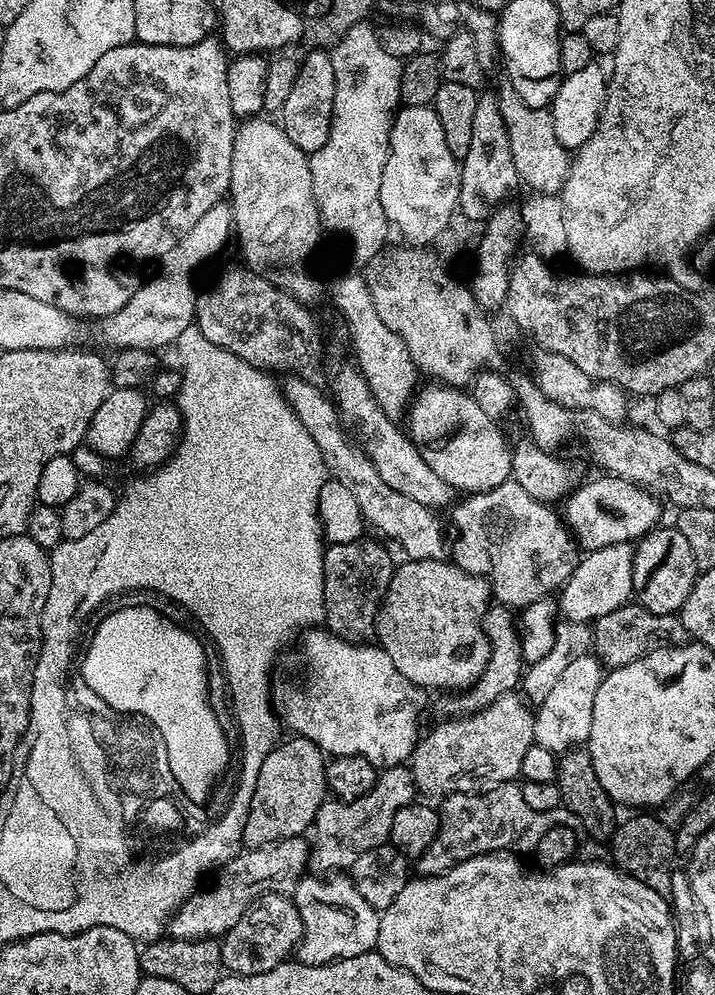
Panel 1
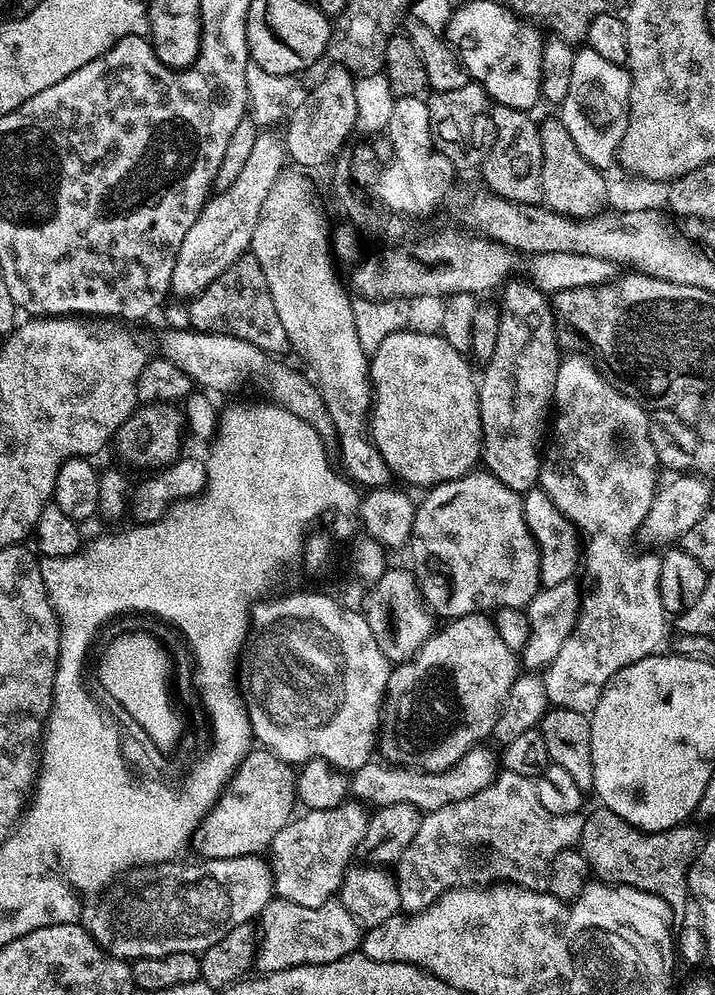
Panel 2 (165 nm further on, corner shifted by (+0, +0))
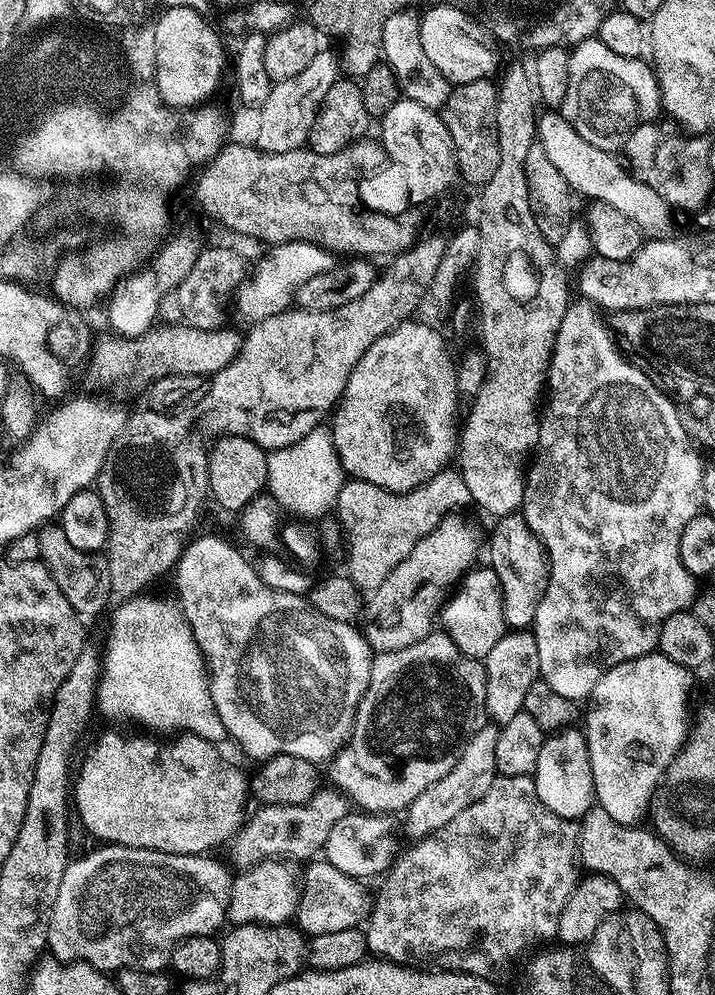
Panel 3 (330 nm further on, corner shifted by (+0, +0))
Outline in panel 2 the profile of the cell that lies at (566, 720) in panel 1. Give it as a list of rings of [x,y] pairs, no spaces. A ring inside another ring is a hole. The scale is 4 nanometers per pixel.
[[[565,355],[560,361],[552,391],[554,419],[542,452],[538,481],[538,487],[548,495],[550,502],[554,502],[556,509],[579,531],[582,537],[582,572],[584,568],[592,583],[592,589],[583,593],[580,615],[576,617],[576,625],[566,642],[562,642],[558,658],[543,669],[544,689],[549,705],[585,714],[591,714],[598,706],[598,698],[602,698],[604,688],[614,676],[629,664],[653,655],[659,649],[656,647],[664,640],[666,619],[658,586],[660,556],[632,549],[632,536],[634,540],[644,523],[658,487],[657,452],[649,432],[650,416],[648,418],[638,401],[619,392],[615,388],[617,385],[589,360],[584,356]]]

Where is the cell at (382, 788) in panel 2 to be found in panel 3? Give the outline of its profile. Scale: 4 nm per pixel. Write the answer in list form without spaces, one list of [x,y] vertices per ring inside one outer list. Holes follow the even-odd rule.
[[[324,786],[314,794],[314,798],[310,798],[310,802],[305,804],[298,806],[265,804],[257,809],[253,816],[251,813],[247,817],[240,831],[230,841],[232,860],[240,870],[253,868],[255,864],[260,864],[266,858],[307,861],[315,857],[323,849],[331,828],[341,818],[346,818],[346,814],[350,811],[350,800],[335,787]]]

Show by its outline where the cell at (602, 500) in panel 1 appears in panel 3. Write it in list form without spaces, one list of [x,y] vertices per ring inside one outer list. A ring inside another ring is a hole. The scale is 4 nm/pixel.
[[[523,511],[511,512],[499,517],[492,528],[492,537],[487,537],[487,563],[498,574],[502,590],[502,610],[504,622],[509,629],[524,630],[536,619],[538,602],[548,585],[548,554],[544,543],[530,530]]]

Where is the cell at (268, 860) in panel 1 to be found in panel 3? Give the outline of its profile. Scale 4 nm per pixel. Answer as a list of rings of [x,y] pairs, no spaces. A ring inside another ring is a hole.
[[[105,843],[96,846],[93,852],[85,856],[69,859],[66,874],[62,874],[62,886],[58,886],[58,898],[54,902],[54,910],[50,914],[50,934],[48,935],[47,951],[57,960],[65,962],[83,962],[94,966],[99,972],[115,974],[122,968],[141,968],[142,970],[164,970],[169,967],[172,952],[177,943],[191,936],[211,936],[217,930],[220,923],[225,923],[228,907],[232,898],[233,873],[228,873],[216,860],[211,860],[211,855],[179,856],[178,854],[166,854],[149,848],[127,848],[121,844]]]

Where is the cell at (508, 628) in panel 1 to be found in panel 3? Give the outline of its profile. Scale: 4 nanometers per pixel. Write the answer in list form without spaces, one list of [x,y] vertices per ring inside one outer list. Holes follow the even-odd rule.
[[[433,630],[422,642],[414,642],[414,646],[373,655],[370,682],[356,711],[352,734],[330,764],[331,783],[365,812],[396,814],[399,808],[407,809],[426,786],[434,786],[458,762],[465,742],[478,727],[476,704],[478,708],[477,657],[458,650],[443,630]]]

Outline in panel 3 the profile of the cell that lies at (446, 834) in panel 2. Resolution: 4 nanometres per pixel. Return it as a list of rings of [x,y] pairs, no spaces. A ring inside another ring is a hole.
[[[497,775],[490,790],[486,790],[486,794],[482,794],[482,798],[478,798],[478,802],[466,806],[466,810],[462,810],[462,814],[450,818],[450,822],[446,822],[446,826],[428,833],[427,836],[419,837],[407,848],[408,845],[397,855],[391,868],[379,881],[379,883],[381,882],[380,893],[375,893],[372,910],[366,921],[367,951],[377,957],[390,960],[394,964],[427,966],[432,970],[465,972],[488,978],[493,975],[492,971],[502,971],[515,956],[522,955],[527,950],[528,943],[535,936],[550,936],[550,938],[556,936],[558,914],[562,910],[562,906],[566,906],[566,898],[570,898],[570,894],[576,888],[580,830],[573,821],[558,818],[558,814],[554,814],[550,810],[546,810],[546,806],[542,806],[542,802],[538,798],[535,779],[532,776]]]

